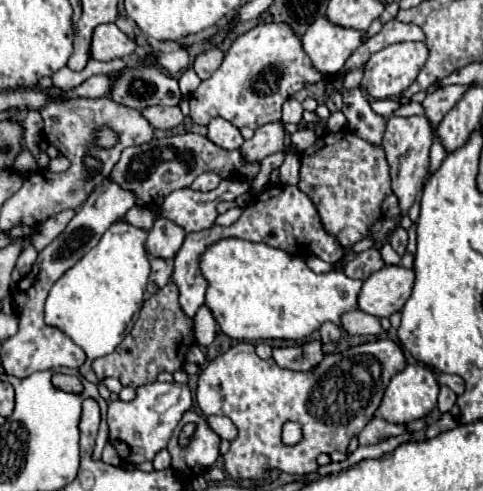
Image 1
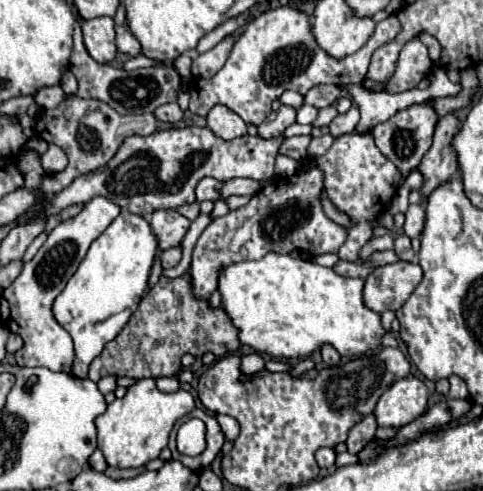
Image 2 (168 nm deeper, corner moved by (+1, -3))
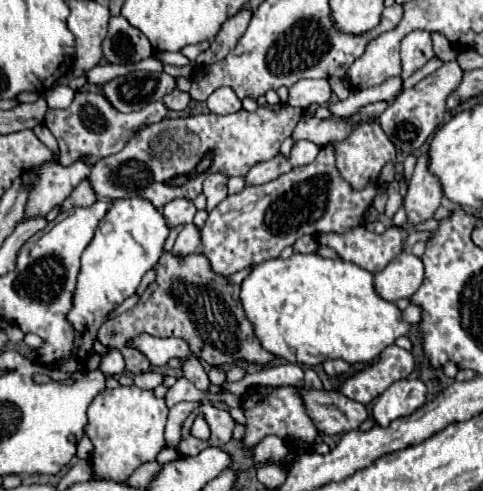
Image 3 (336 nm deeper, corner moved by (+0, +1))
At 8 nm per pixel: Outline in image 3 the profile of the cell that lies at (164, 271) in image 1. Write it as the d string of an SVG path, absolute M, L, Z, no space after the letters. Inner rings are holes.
M186 224L180 230L178 238L176 238L176 244L174 244L172 254L176 258L184 258L184 256L194 254L198 250L200 250L200 232L198 232L198 228L194 224Z

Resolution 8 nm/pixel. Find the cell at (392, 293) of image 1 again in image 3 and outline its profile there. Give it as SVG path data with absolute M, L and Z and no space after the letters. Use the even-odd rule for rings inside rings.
M400 252L382 272L374 276L374 288L386 302L410 298L424 280L424 264L408 252Z

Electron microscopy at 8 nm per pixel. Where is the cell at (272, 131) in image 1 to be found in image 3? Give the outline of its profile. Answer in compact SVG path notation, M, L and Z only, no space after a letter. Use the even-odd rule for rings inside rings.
M298 80L290 88L290 96L286 100L288 106L298 106L298 108L308 108L312 104L326 104L332 96L332 88L328 80Z

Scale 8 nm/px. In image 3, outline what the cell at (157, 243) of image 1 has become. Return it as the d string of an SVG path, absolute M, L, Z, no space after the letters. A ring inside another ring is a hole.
M178 198L178 200L172 200L164 206L162 210L166 222L170 228L176 228L176 226L184 226L184 224L190 224L194 214L196 214L196 208L190 200L184 200L184 198Z

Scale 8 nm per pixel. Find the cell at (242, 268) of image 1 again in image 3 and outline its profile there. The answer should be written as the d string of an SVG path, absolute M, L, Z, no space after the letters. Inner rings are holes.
M292 254L290 258L272 258L272 260L264 260L260 264L254 264L250 274L246 276L246 280L242 282L240 286L240 302L242 302L242 308L246 312L246 318L252 322L252 328L262 344L264 350L272 352L274 356L278 358L284 358L286 362L292 362L292 364L302 364L302 366L316 366L316 364L322 364L324 360L328 358L342 358L350 364L356 364L356 362L370 362L372 358L376 358L386 346L390 346L398 336L404 336L408 332L408 324L404 320L400 320L400 310L396 308L396 304L392 302L386 302L382 300L376 292L374 292L374 282L372 282L372 274L368 270L362 270L360 266L356 264L350 264L346 260L328 260L328 258L322 258L318 254Z

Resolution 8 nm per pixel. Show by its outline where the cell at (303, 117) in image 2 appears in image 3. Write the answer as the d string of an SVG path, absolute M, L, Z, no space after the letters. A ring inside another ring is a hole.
M288 104L258 108L256 112L240 110L236 114L228 116L216 116L216 114L200 114L200 116L188 116L188 118L164 118L158 124L146 126L140 132L136 132L126 146L96 162L90 170L90 186L94 188L94 194L100 198L110 200L124 200L124 198L144 198L154 204L156 210L162 210L170 200L176 198L188 198L194 200L202 192L202 182L208 174L220 172L224 176L244 176L254 164L272 160L278 154L280 144L292 134L298 120L304 116L302 108L292 108Z

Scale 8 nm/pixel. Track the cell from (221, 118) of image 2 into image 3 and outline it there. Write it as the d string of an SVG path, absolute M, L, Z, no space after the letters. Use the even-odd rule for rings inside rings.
M220 88L216 90L208 100L206 100L208 108L212 114L234 114L234 112L240 112L242 110L242 102L238 100L238 96L234 94L232 88Z

